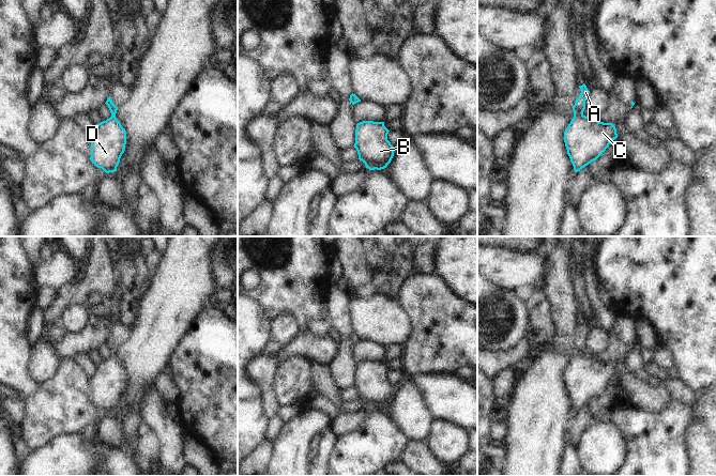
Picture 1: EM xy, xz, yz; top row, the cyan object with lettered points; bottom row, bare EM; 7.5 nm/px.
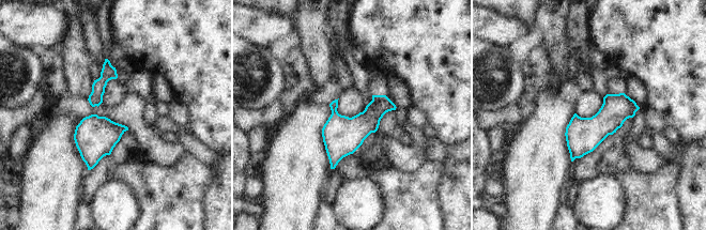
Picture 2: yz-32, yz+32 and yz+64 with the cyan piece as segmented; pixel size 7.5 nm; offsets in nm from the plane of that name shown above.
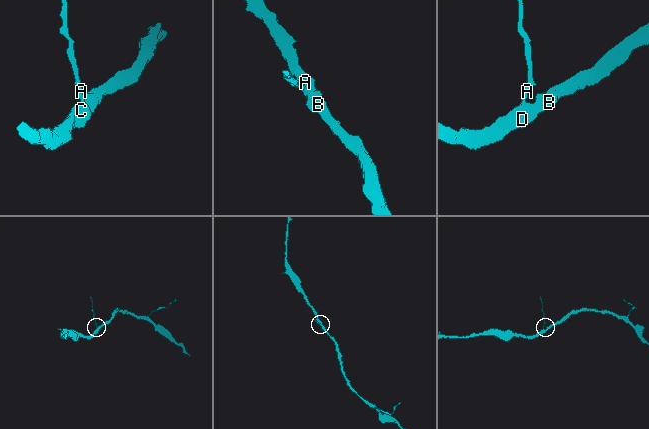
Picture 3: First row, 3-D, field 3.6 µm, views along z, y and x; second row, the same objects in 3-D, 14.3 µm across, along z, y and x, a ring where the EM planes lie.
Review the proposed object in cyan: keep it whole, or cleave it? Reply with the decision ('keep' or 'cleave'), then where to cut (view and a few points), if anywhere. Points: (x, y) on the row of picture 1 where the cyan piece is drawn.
keep; no cut

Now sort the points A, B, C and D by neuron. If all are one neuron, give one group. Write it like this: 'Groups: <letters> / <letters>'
Groups: A B C D.

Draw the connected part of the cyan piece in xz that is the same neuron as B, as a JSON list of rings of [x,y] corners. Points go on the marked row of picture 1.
[[[363,121],[356,124],[354,148],[359,159],[369,170],[381,170],[391,163],[395,148],[387,140],[384,122]]]

